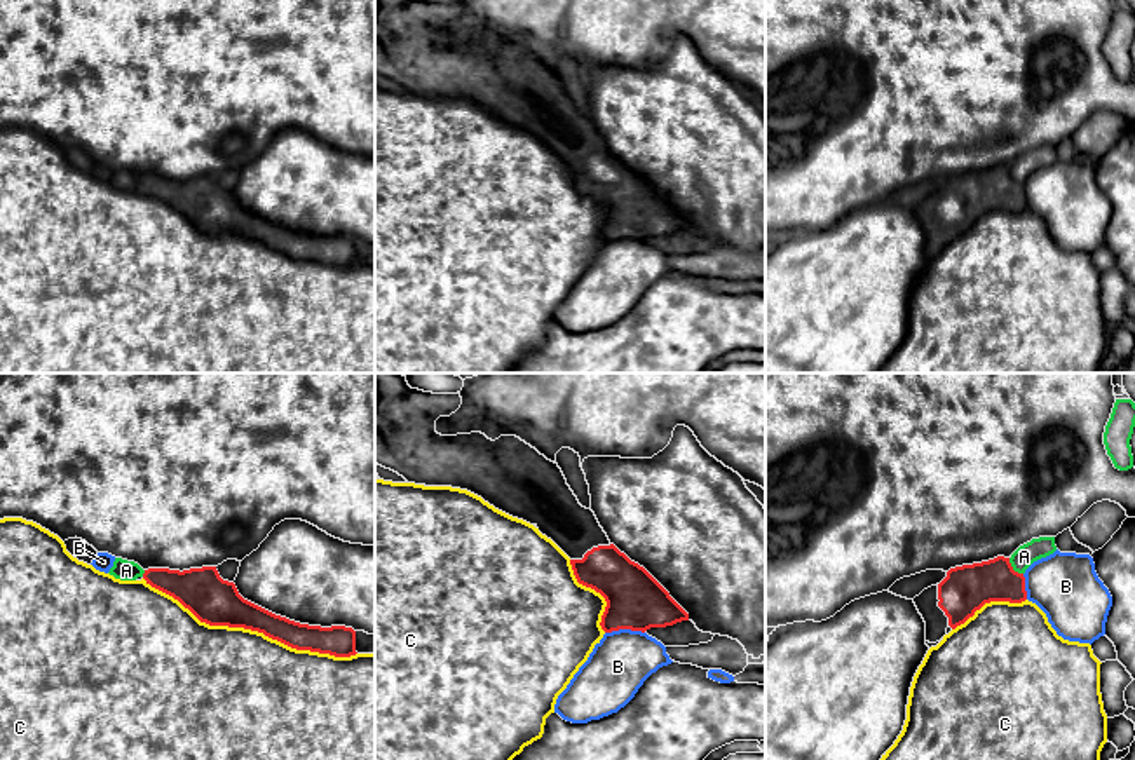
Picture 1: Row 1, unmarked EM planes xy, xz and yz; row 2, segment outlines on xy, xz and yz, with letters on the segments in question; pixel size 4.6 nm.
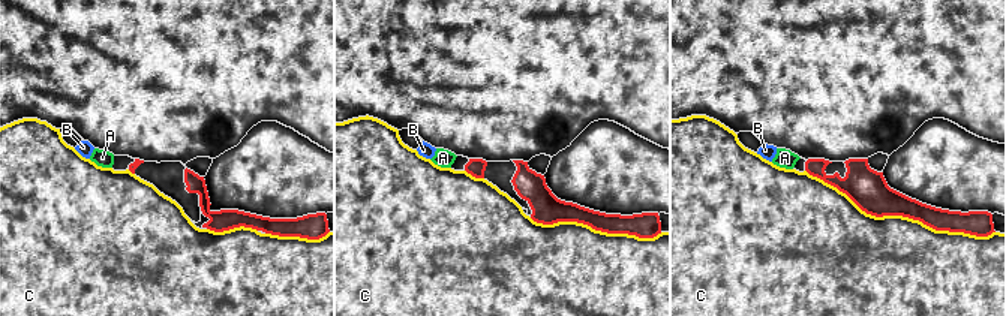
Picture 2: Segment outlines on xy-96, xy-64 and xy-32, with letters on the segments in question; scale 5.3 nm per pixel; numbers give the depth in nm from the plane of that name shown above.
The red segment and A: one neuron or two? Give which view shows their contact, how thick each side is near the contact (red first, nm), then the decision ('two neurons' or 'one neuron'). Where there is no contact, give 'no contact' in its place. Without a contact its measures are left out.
yz | 220/100 nm | two neurons

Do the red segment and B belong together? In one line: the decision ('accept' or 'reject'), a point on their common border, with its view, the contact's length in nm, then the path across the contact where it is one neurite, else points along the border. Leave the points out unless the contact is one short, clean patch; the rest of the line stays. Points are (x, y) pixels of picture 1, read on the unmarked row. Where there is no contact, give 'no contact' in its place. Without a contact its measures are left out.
reject | xz (625, 237) | 180 nm | along xz (644, 241), (612, 239), (605, 243)

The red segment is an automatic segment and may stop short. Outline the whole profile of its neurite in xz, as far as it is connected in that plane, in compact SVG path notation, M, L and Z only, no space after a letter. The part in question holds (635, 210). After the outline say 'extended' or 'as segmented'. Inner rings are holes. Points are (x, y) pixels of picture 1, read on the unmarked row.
M375 0L375 71L408 92L467 99L495 119L535 134L568 167L579 193L600 202L605 211L601 239L645 242L689 230L689 223L638 173L621 162L600 136L595 122L579 113L558 73L516 45L492 51L481 42L441 45L436 30L462 14L460 3L424 0Z | extended

